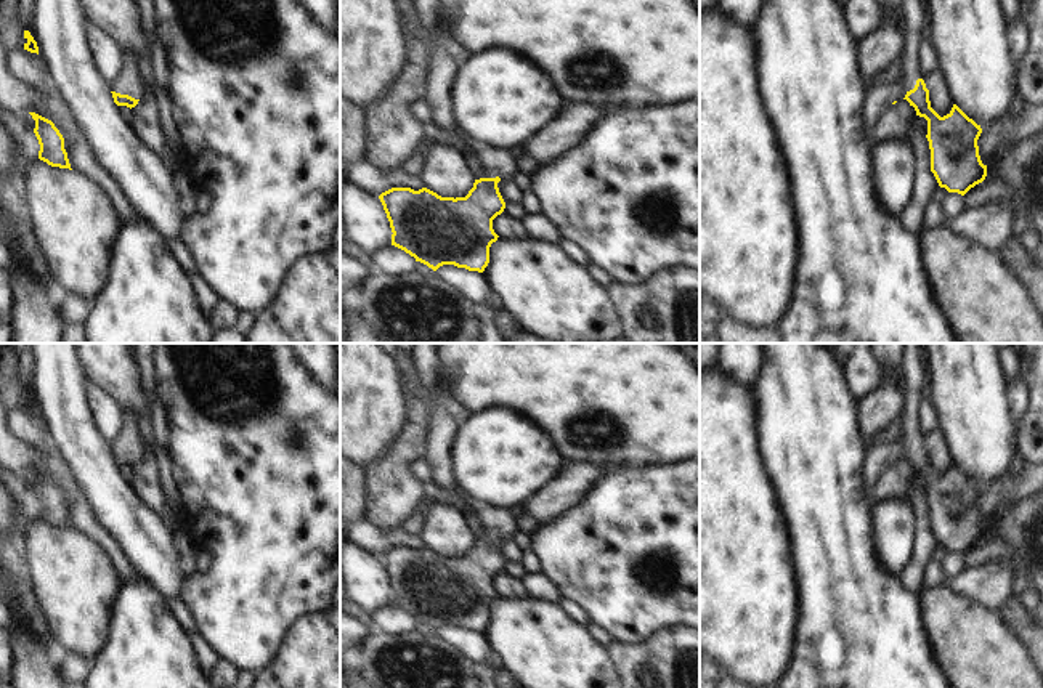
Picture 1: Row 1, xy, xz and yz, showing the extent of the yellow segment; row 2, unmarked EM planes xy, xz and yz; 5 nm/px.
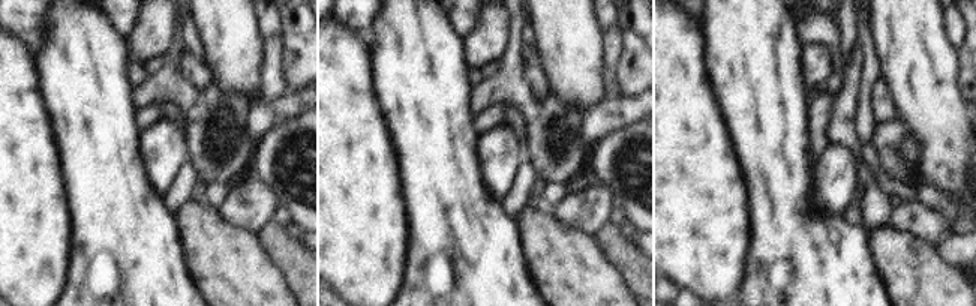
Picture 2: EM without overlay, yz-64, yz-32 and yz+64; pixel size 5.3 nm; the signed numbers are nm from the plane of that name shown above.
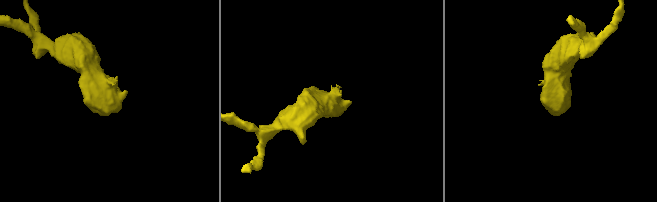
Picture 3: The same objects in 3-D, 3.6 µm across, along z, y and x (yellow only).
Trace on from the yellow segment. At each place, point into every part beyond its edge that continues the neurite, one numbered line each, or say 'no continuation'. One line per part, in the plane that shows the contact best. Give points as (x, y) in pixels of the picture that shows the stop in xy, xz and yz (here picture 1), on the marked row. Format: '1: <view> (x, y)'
1: xy (127, 82).

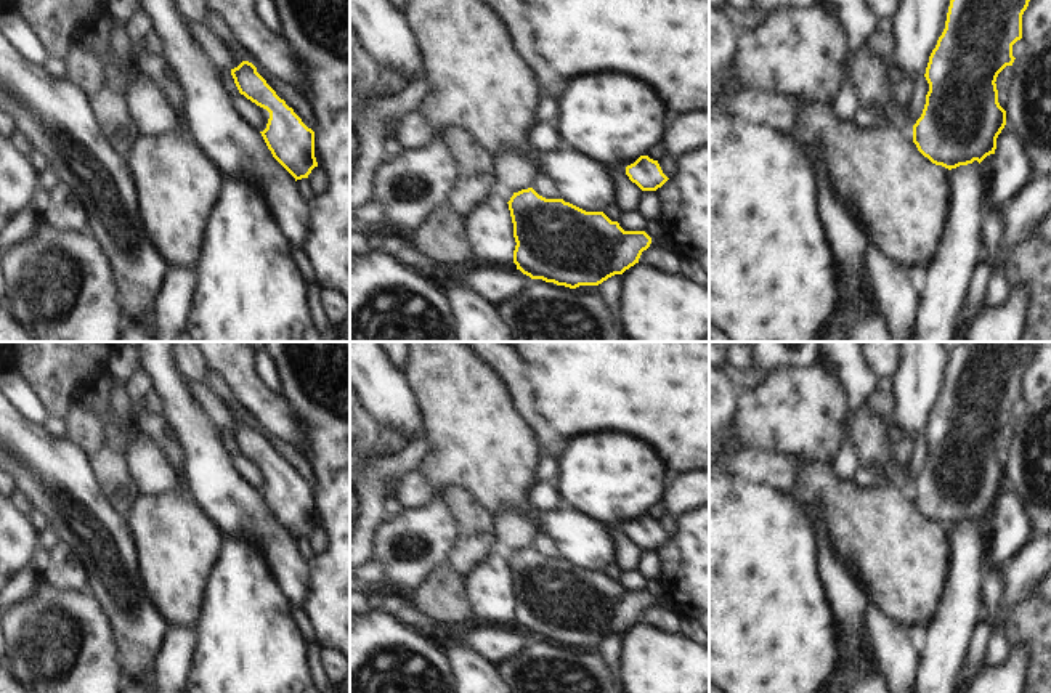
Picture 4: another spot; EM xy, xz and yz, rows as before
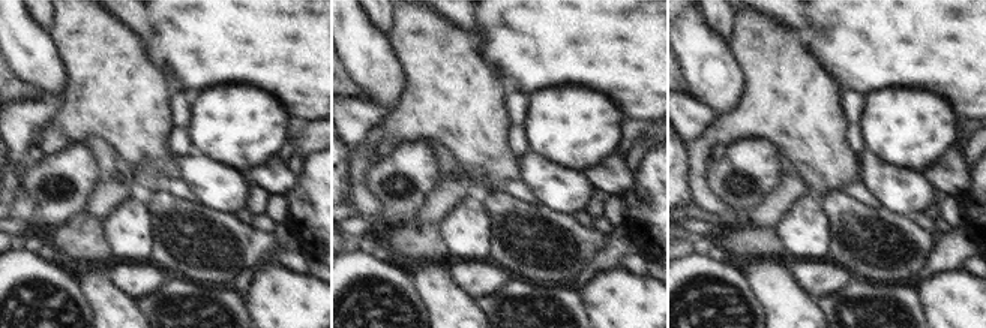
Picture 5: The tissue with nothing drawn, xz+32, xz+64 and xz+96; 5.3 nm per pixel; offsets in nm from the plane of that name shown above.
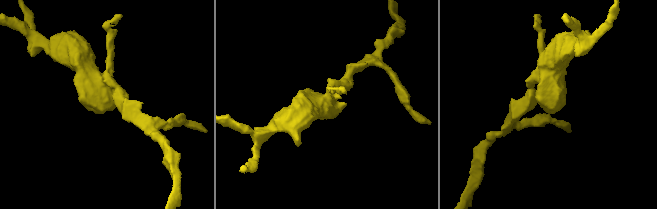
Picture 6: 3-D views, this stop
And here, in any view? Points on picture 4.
no continuation.

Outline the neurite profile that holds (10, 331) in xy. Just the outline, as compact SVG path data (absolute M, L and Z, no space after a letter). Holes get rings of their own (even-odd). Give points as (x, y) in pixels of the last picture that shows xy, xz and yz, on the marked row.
M0 305L0 342L37 342Z

